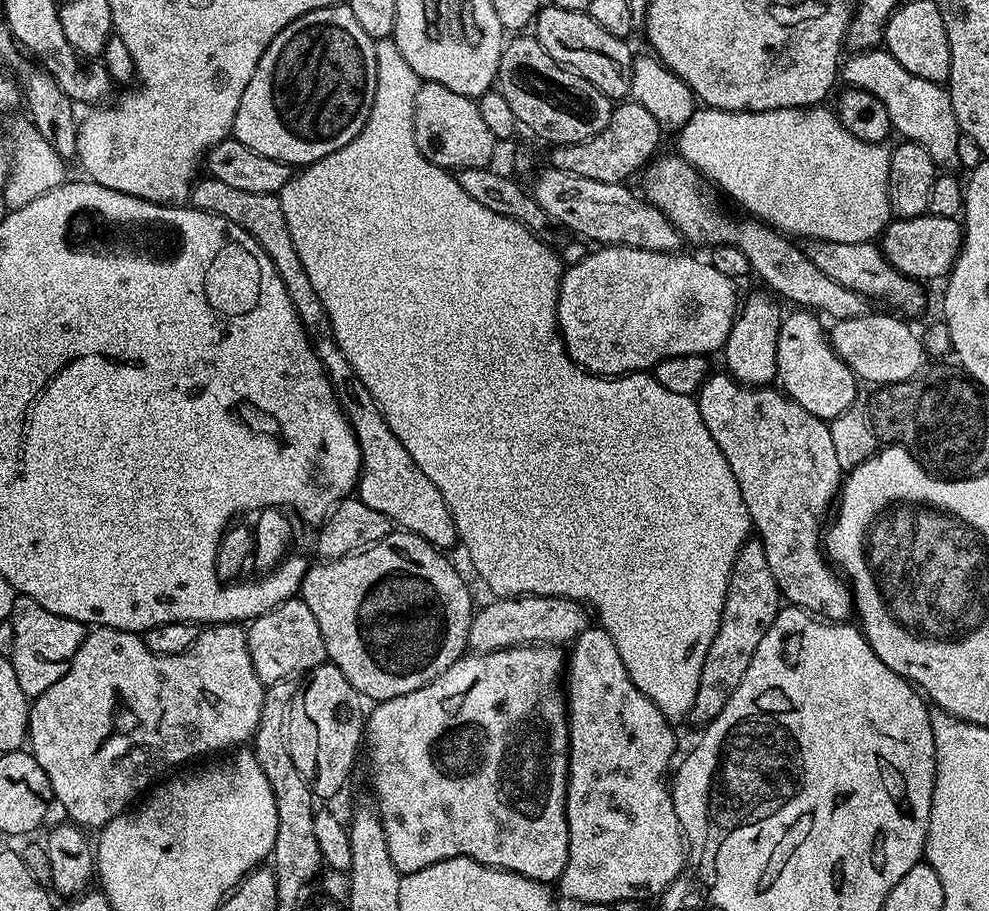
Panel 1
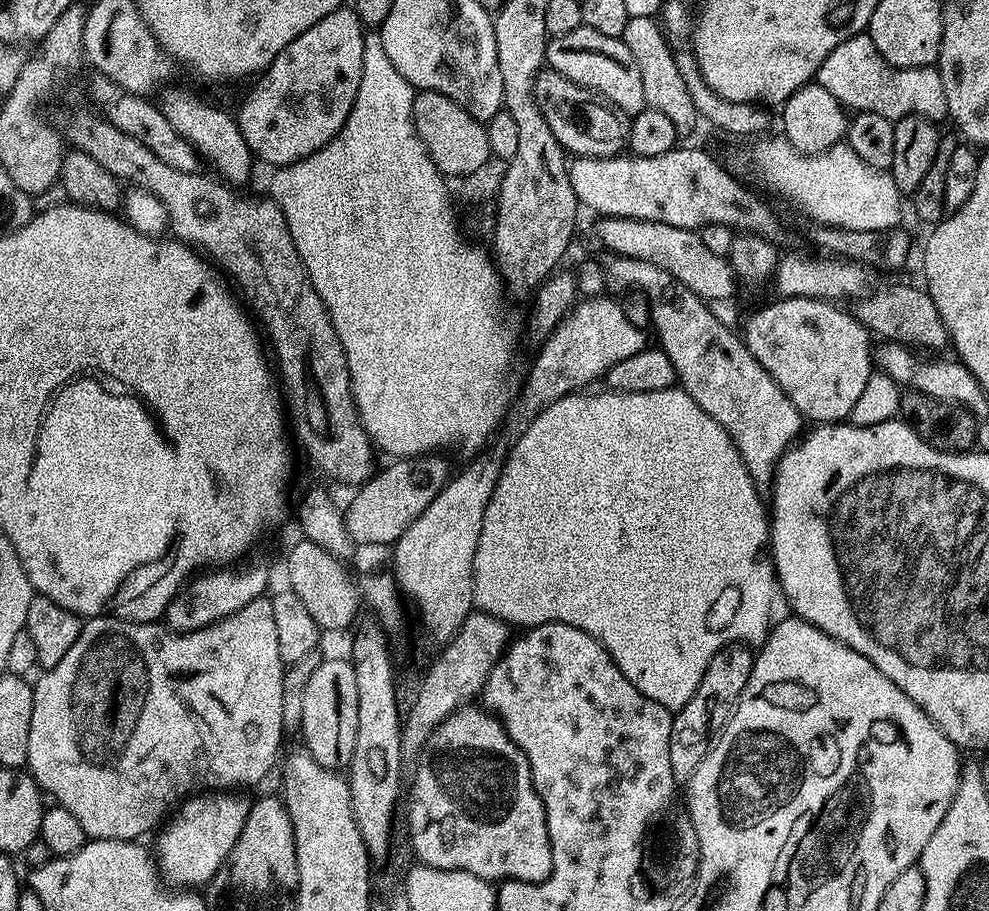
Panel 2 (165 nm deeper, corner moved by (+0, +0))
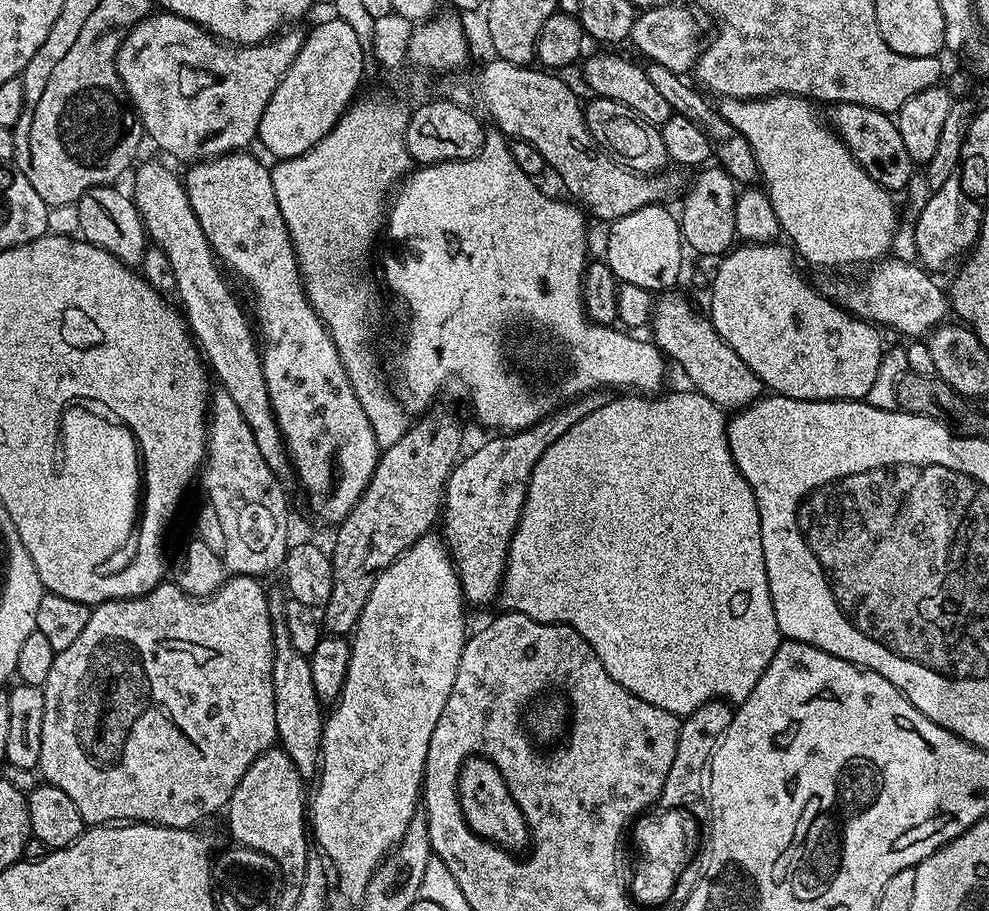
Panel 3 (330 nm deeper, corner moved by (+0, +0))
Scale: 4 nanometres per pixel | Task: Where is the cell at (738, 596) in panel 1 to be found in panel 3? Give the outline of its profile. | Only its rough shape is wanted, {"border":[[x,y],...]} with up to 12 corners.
{"border":[[711,700],[681,719],[660,791],[664,810],[705,799],[712,751],[733,705]]}

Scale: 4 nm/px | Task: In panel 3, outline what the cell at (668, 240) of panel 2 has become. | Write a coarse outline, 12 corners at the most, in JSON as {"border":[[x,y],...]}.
{"border":[[877,260],[822,291],[846,312],[924,338],[950,316],[933,273]]}

